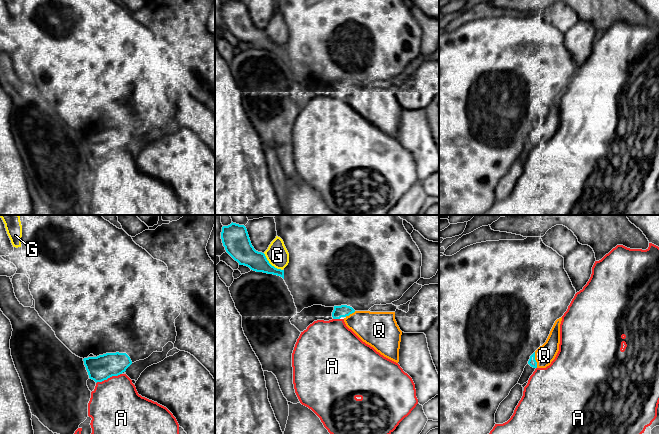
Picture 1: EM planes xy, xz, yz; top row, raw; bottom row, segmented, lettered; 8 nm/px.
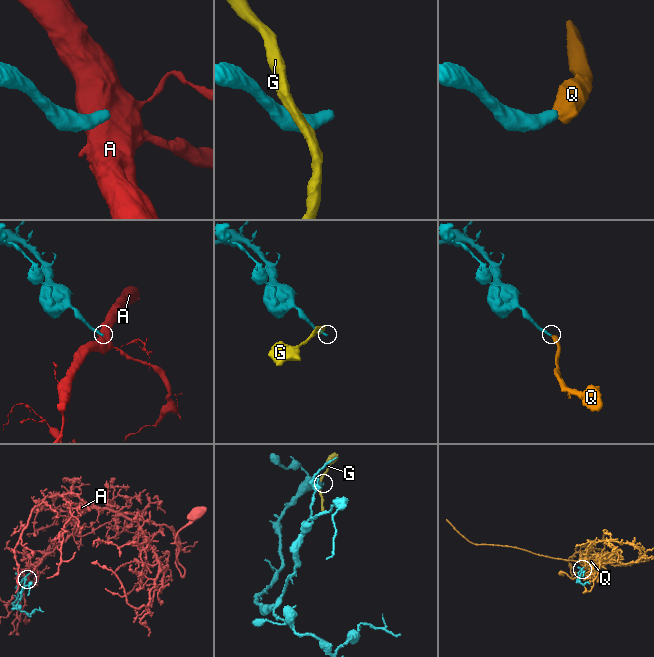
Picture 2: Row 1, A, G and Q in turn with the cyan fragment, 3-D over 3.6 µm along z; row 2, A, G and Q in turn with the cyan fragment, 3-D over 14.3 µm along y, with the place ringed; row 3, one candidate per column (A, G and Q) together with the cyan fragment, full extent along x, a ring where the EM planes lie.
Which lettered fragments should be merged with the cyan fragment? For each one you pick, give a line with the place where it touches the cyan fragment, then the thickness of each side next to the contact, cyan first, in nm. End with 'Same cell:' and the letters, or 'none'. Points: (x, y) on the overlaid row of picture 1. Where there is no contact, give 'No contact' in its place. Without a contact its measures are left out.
Q: Touches cyan at yz (535, 360). Thickness 70 nm (cyan) against 160 nm
Same cell: Q

